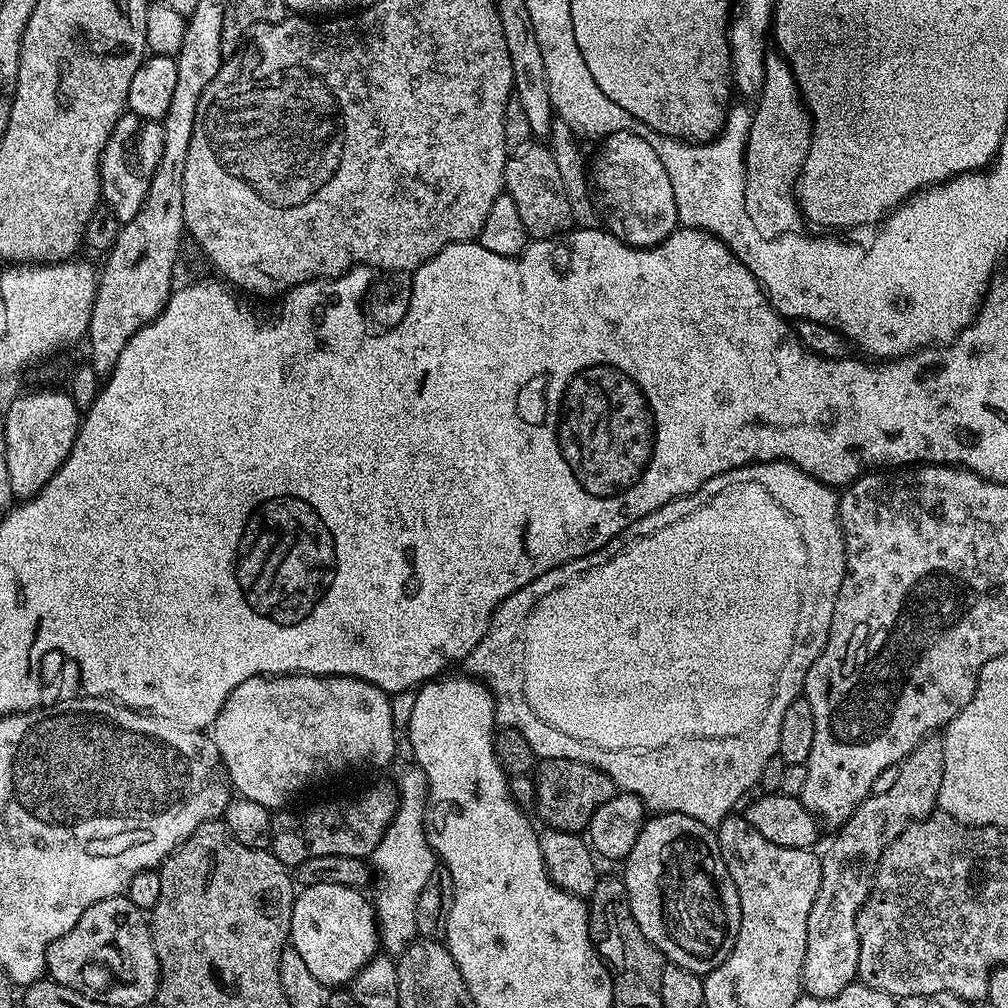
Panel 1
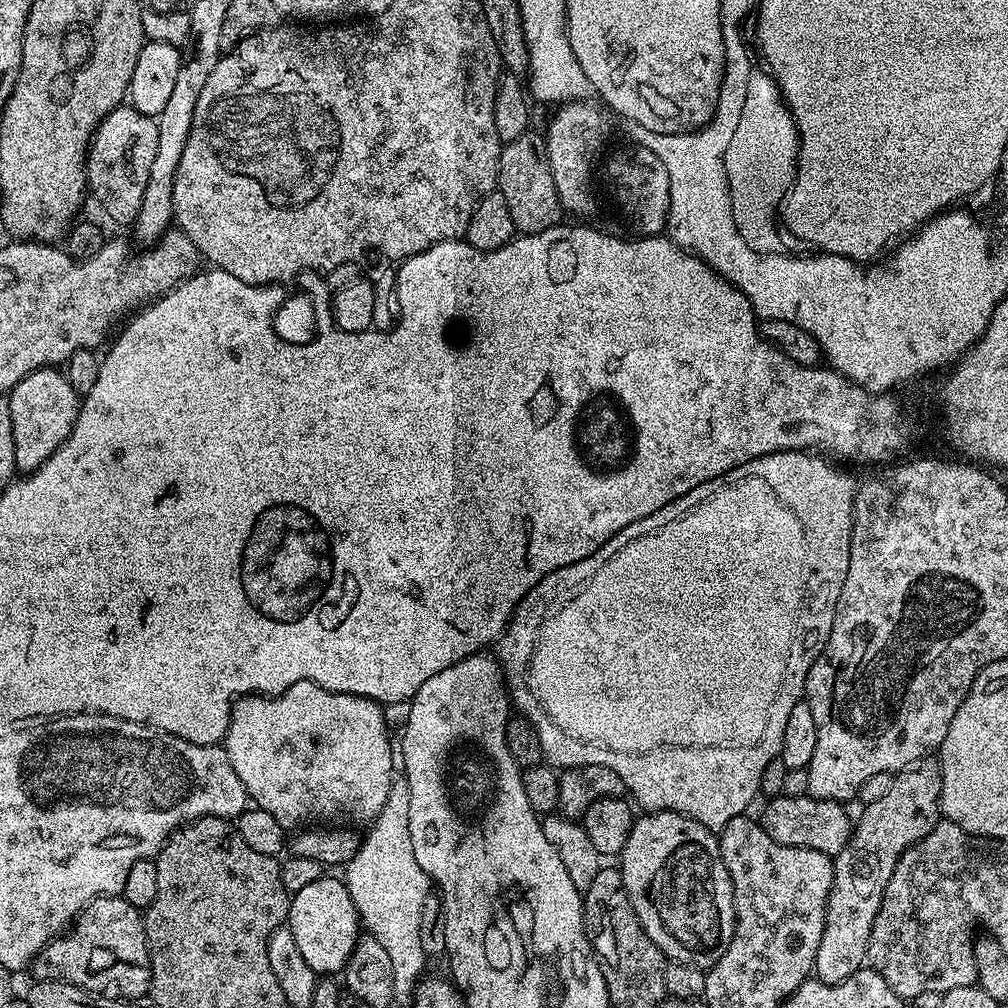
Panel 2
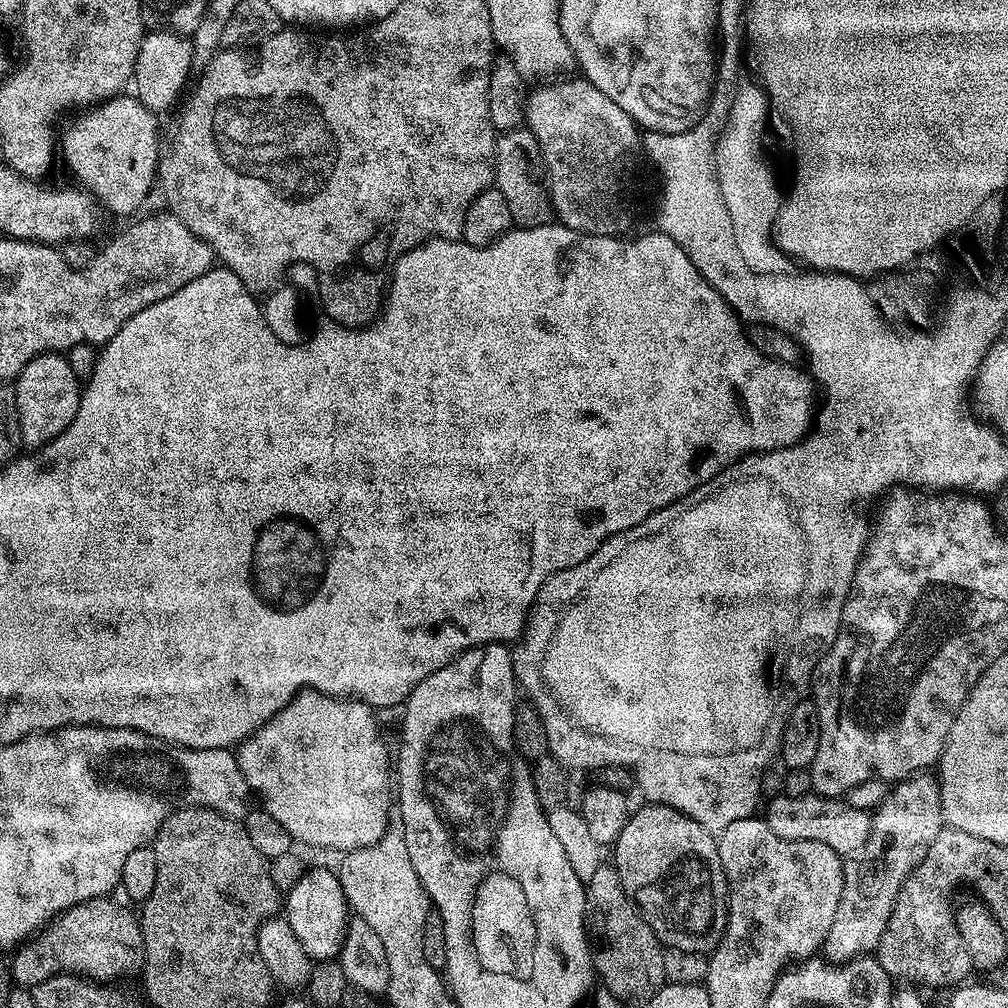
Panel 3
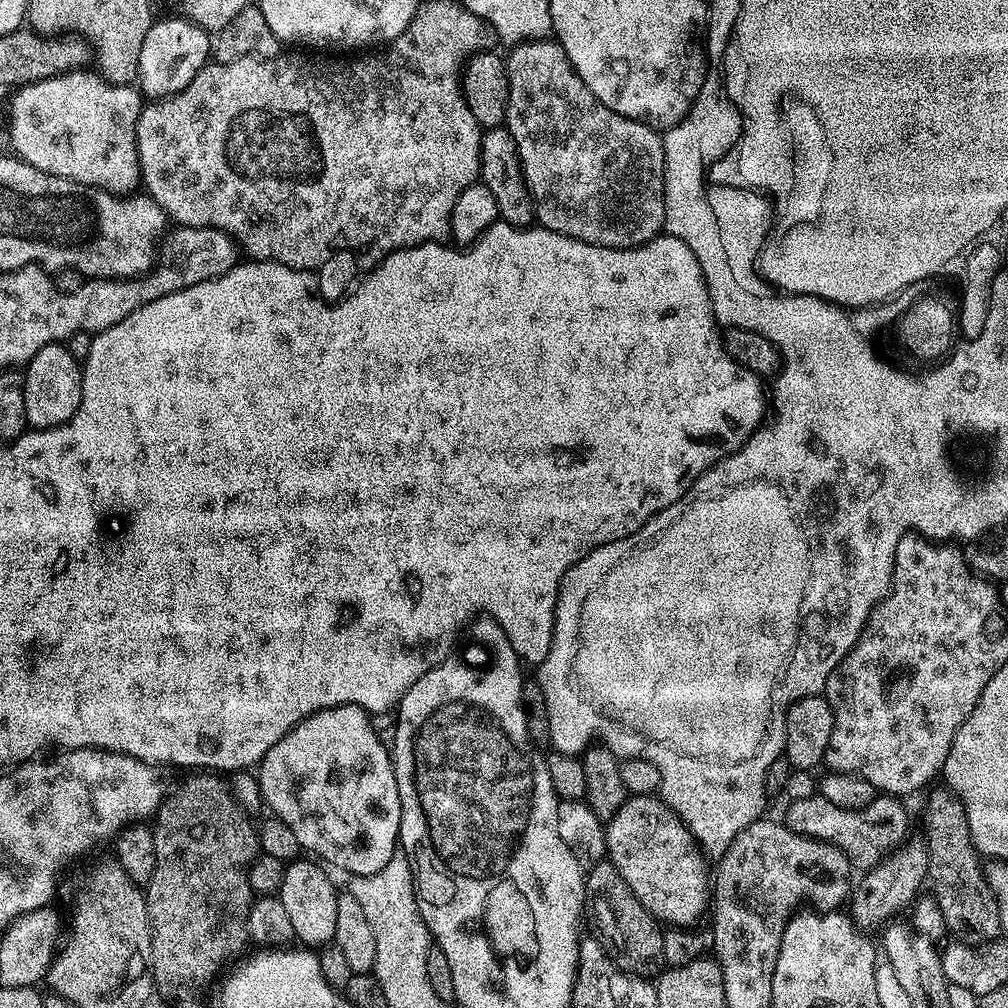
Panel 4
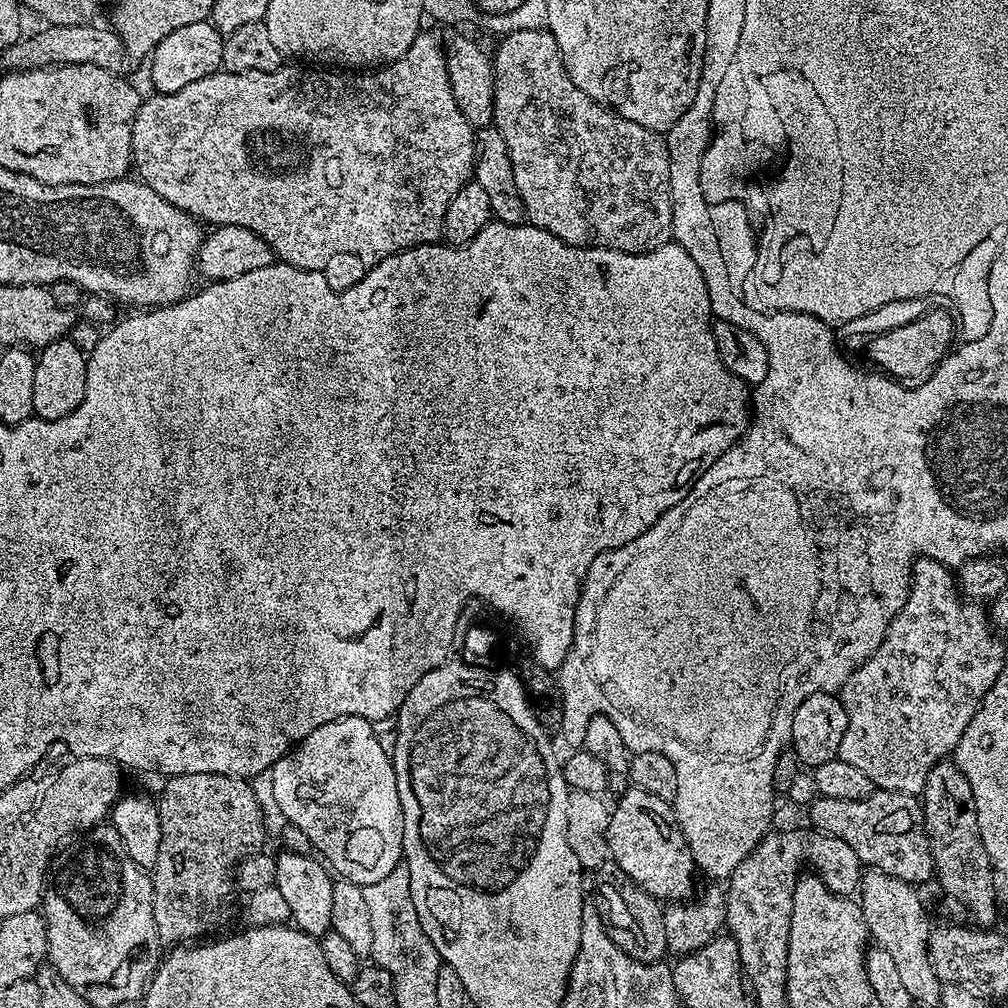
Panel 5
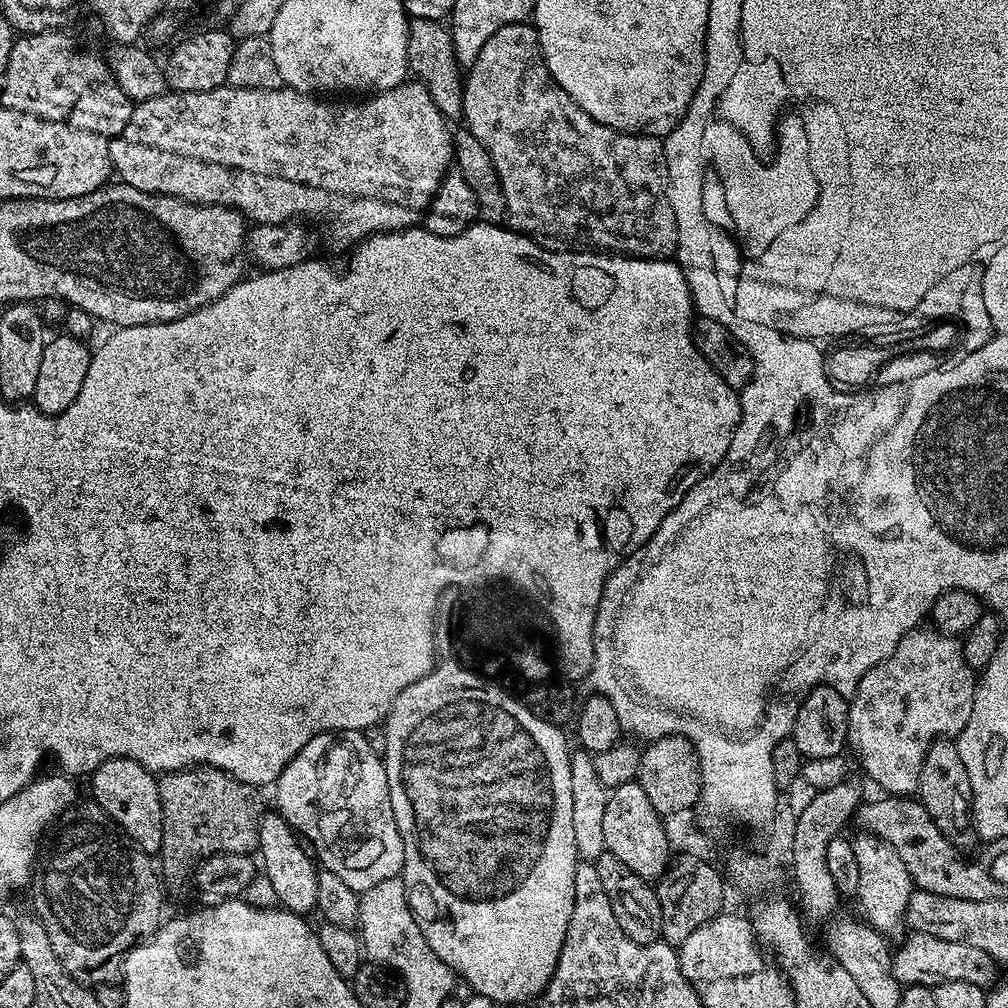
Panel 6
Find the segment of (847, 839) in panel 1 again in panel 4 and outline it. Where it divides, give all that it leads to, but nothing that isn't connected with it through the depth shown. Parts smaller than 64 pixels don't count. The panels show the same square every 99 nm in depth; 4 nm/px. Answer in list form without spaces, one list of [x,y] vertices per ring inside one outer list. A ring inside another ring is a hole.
[[[904,842],[895,850],[888,853],[880,863],[873,868],[867,869],[864,876],[855,885],[854,891],[850,896],[850,915],[860,930],[869,930],[868,928],[879,929],[887,925],[889,921],[900,911],[907,909],[909,905],[917,899],[920,887],[925,887],[926,877],[928,875],[928,850],[923,843],[908,844]]]

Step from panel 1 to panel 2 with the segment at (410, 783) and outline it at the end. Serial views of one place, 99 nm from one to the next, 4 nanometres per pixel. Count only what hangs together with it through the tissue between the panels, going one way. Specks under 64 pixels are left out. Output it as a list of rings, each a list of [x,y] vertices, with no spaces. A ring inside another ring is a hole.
[[[396,778],[392,781],[392,789],[386,798],[386,802],[382,806],[382,810],[377,814],[376,819],[371,821],[370,828],[372,833],[366,836],[366,847],[362,846],[354,854],[354,858],[348,861],[343,869],[342,879],[348,885],[348,893],[356,907],[356,913],[360,916],[360,923],[366,929],[367,935],[378,938],[378,943],[386,949],[386,955],[390,958],[390,966],[394,966],[394,994],[396,995],[395,1003],[397,1005],[407,1005],[412,999],[412,992],[416,988],[417,982],[425,975],[424,963],[426,957],[422,950],[422,902],[426,902],[426,898],[430,894],[430,881],[428,876],[422,870],[422,866],[418,866],[418,858],[414,858],[414,846],[410,846],[410,790],[408,789],[408,781],[403,778]]]

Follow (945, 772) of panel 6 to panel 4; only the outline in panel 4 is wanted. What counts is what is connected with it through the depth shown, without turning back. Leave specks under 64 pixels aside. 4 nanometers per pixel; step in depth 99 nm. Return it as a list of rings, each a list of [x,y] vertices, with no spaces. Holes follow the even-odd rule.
[[[944,786],[939,787],[931,789],[933,792],[928,796],[928,809],[924,812],[922,840],[928,850],[926,880],[930,888],[932,884],[930,892],[942,910],[947,931],[953,932],[957,941],[983,944],[1001,935],[1000,903],[986,882],[981,857],[972,845],[964,803],[956,797],[955,792]]]

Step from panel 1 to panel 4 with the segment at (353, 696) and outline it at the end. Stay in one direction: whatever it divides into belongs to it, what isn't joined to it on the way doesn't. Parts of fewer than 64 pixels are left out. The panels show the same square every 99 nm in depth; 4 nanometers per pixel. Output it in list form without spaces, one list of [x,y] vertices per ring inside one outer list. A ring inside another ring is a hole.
[[[343,704],[333,708],[324,708],[312,716],[307,716],[300,723],[295,724],[281,740],[274,742],[274,746],[270,746],[270,750],[266,750],[266,754],[260,759],[258,765],[258,779],[260,781],[260,798],[266,808],[269,808],[267,811],[271,815],[277,816],[282,822],[286,822],[286,826],[290,826],[290,831],[298,837],[301,849],[305,853],[319,858],[325,865],[333,864],[334,867],[341,868],[342,871],[348,872],[347,874],[352,876],[369,876],[382,870],[382,866],[386,866],[386,862],[390,862],[390,858],[398,851],[400,819],[402,818],[402,802],[398,798],[398,782],[392,769],[390,752],[380,743],[378,732],[371,726],[371,715],[364,709],[353,704]]]

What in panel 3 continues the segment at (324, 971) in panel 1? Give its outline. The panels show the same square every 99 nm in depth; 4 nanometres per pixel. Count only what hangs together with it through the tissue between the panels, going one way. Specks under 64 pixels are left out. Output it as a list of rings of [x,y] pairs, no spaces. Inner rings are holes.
[[[309,867],[298,880],[298,884],[286,893],[286,899],[282,904],[283,915],[290,922],[294,935],[298,942],[302,942],[302,950],[312,957],[313,961],[335,960],[340,955],[340,947],[344,944],[344,931],[350,919],[348,899],[344,897],[344,891],[340,885],[340,877],[335,871],[328,868]]]

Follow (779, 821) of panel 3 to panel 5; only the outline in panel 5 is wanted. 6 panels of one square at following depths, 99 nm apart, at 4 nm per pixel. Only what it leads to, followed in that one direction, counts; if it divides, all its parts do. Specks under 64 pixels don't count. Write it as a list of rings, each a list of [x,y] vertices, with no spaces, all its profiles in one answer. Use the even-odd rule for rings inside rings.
[[[874,790],[858,802],[842,802],[842,798],[817,795],[806,812],[817,832],[840,838],[854,850],[861,865],[879,870],[921,886],[933,879],[932,851],[924,832],[924,810],[915,795],[906,792]]]

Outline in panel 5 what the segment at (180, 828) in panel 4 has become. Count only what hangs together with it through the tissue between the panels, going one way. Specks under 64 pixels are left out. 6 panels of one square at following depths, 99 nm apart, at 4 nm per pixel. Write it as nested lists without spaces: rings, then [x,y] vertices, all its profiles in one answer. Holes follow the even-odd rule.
[[[215,772],[214,774],[182,774],[181,776],[170,776],[163,781],[164,789],[161,790],[160,796],[158,795],[158,803],[156,809],[160,815],[160,821],[162,822],[162,843],[158,849],[158,862],[154,862],[154,866],[150,870],[150,875],[152,878],[152,889],[154,890],[154,926],[158,930],[158,938],[160,939],[161,945],[164,946],[180,946],[185,942],[195,941],[197,938],[208,938],[213,934],[219,933],[221,930],[219,928],[224,928],[232,920],[232,892],[234,893],[234,873],[236,867],[241,860],[247,858],[248,855],[252,855],[255,852],[261,851],[266,844],[266,812],[265,809],[260,809],[260,800],[256,797],[256,792],[251,788],[249,781],[247,779],[241,778],[239,776],[223,776]]]

